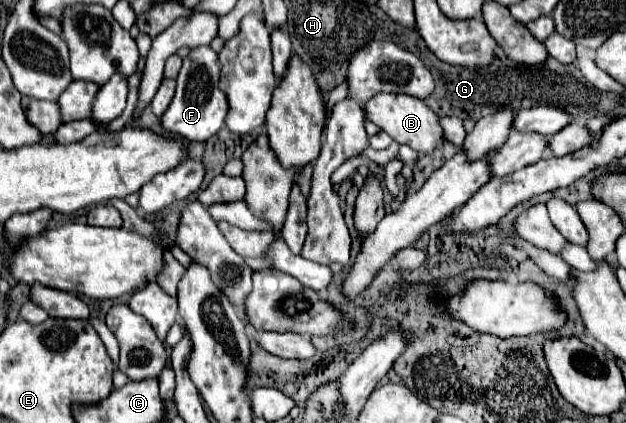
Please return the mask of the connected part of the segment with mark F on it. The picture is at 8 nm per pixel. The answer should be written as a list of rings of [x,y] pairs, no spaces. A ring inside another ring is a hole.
[[[199,45],[189,51],[189,55],[183,59],[183,67],[177,77],[177,91],[175,97],[161,117],[161,125],[187,141],[207,141],[213,137],[225,123],[225,117],[229,113],[229,101],[225,93],[219,89],[219,73],[221,67],[217,65],[217,53],[209,45]]]

